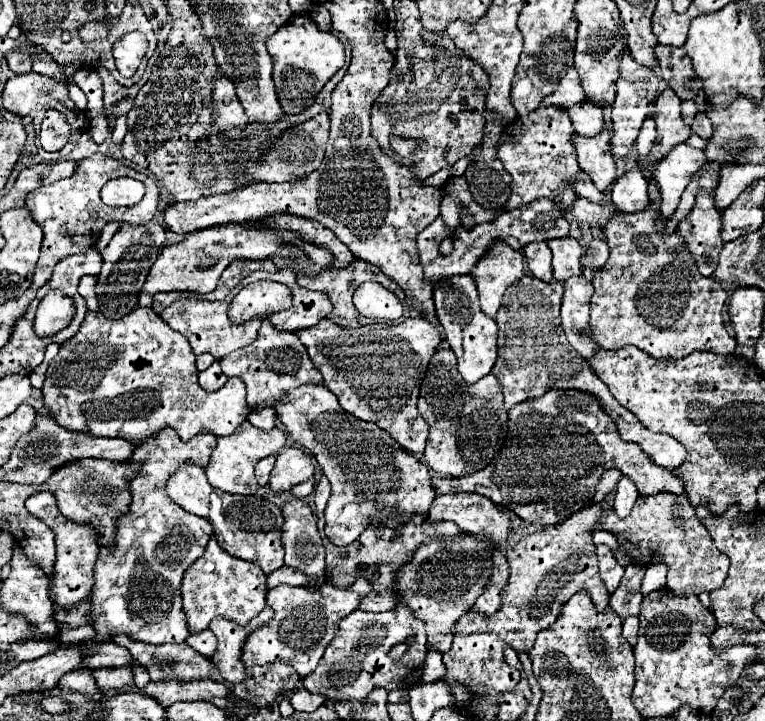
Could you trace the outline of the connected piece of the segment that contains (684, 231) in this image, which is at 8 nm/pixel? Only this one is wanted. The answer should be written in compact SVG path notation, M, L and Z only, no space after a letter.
M700 191L694 209L684 221L680 221L678 235L684 239L690 255L694 255L698 271L706 277L714 273L718 255L724 245L720 237L720 227L720 213L714 207L712 195Z

